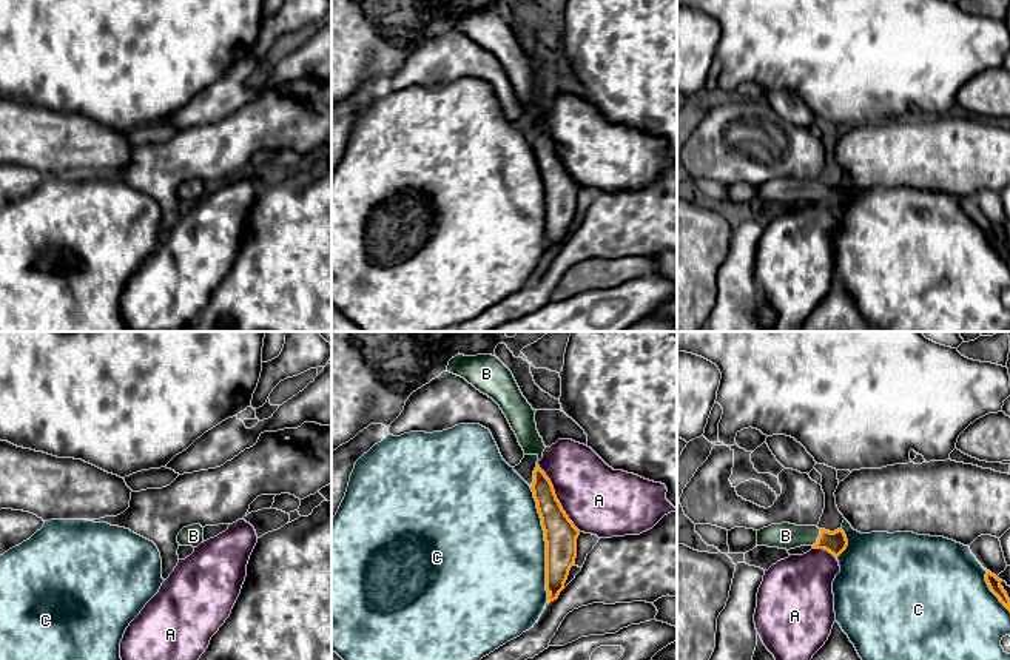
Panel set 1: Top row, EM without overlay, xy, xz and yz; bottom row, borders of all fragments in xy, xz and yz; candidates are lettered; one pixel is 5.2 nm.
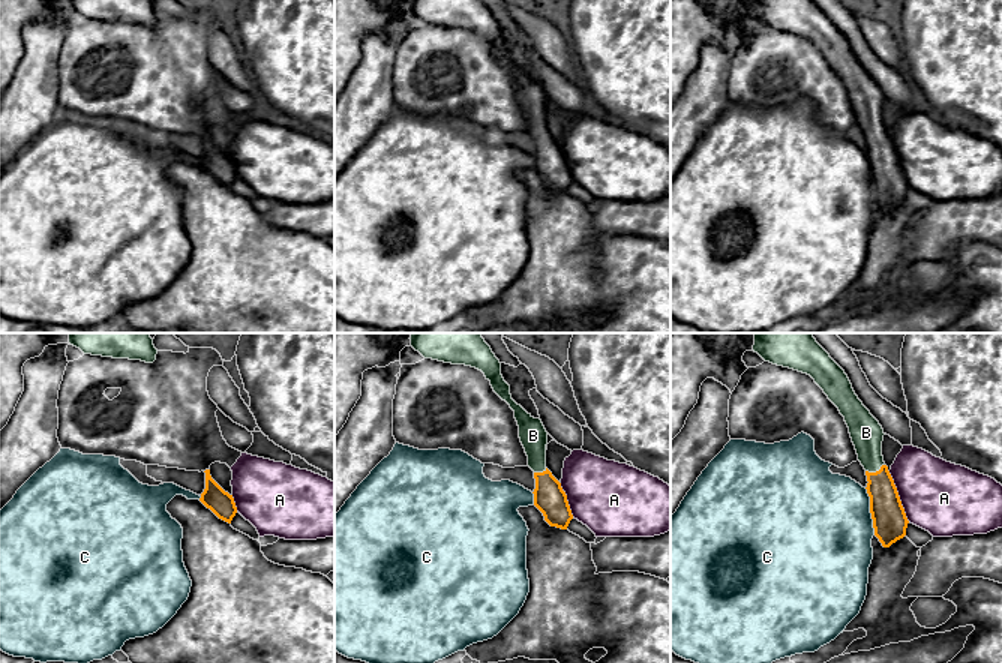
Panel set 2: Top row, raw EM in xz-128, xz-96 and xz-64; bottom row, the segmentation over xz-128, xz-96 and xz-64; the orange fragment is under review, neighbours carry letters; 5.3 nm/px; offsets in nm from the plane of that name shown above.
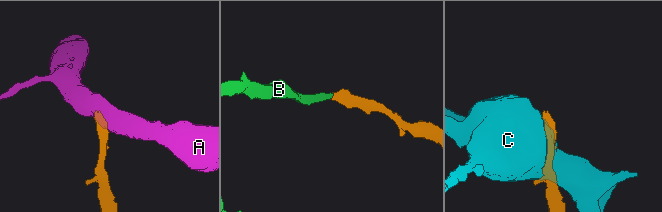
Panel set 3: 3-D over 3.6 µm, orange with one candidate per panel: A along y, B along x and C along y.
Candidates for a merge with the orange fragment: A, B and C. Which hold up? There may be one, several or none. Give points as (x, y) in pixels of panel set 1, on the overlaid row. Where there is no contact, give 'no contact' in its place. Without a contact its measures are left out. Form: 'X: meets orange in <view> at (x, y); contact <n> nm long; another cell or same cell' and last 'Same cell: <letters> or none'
A: meets orange in xz at (555, 498); contact 420 nm long; another cell
B: meets orange in yz at (818, 538); contact 100 nm long; same cell
C: meets orange in xz at (545, 538); contact 550 nm long; another cell
Same cell: B

